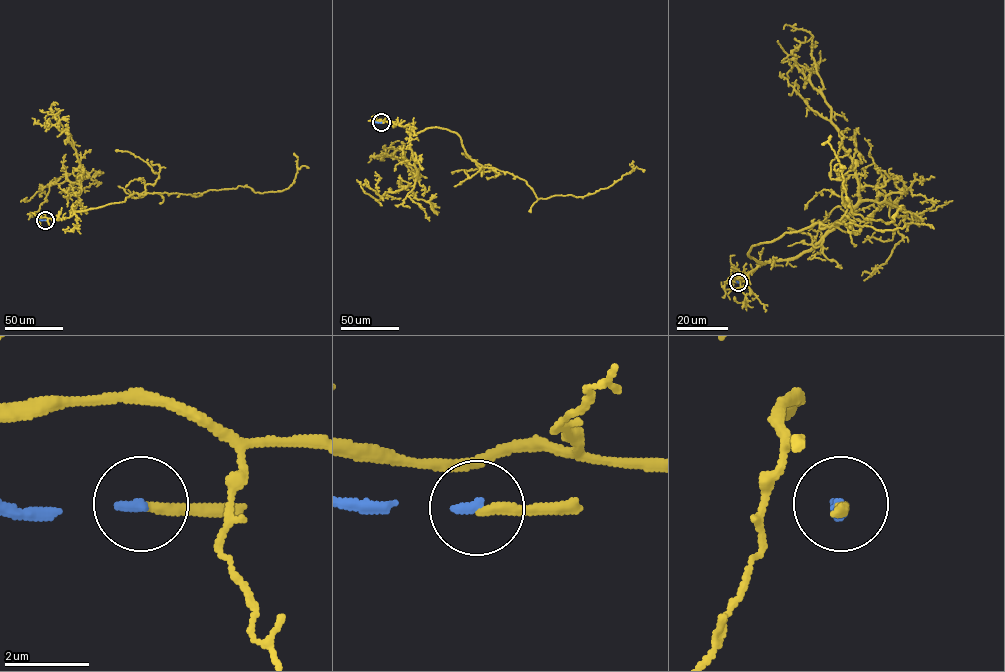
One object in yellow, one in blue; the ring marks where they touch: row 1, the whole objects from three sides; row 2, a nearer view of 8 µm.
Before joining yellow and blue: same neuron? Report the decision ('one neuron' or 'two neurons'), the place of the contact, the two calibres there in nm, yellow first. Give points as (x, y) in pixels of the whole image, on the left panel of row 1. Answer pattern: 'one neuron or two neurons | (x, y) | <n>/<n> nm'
one neuron | (45, 220) | 240/200 nm

